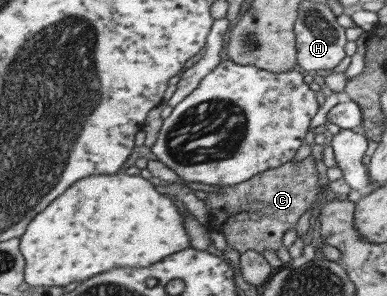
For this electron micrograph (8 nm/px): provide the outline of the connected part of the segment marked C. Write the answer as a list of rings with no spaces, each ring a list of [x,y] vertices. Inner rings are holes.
[[[309,155],[297,164],[287,161],[235,185],[215,185],[223,194],[207,193],[203,201],[208,210],[209,226],[221,233],[226,246],[236,249],[239,254],[246,249],[260,254],[263,249],[275,251],[281,247],[285,231],[293,229],[307,208],[319,201],[315,186],[317,176],[314,157]]]

